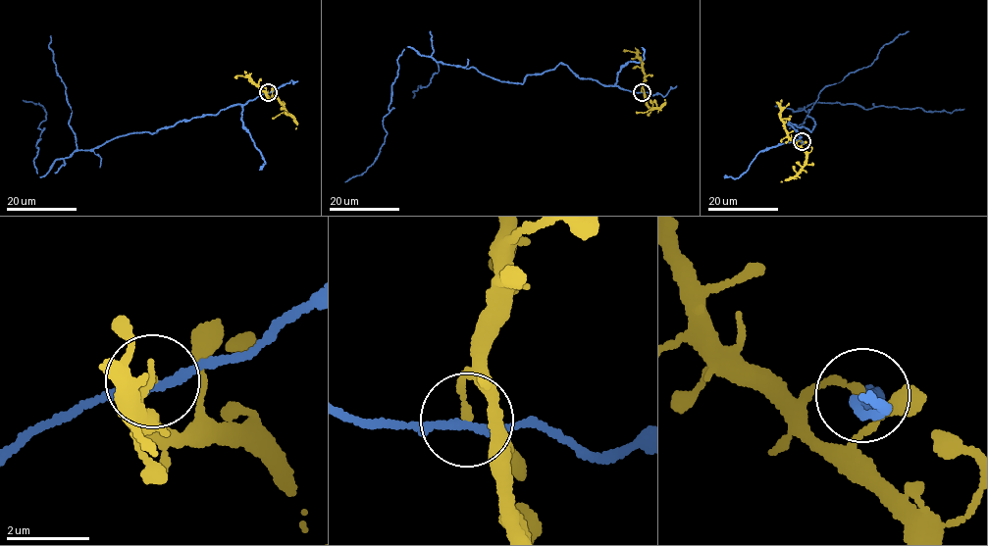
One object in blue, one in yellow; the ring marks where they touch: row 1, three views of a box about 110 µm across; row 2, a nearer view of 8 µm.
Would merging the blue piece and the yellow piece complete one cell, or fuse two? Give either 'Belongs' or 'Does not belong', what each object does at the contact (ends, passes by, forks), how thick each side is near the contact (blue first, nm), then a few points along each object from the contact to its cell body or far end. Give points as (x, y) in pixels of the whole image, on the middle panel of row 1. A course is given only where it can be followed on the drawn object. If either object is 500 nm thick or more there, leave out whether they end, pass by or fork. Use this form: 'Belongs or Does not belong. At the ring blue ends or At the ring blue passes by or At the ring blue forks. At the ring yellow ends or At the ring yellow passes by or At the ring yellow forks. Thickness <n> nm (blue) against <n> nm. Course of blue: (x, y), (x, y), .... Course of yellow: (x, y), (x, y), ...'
Belongs. At the ring blue passes by. At the ring yellow ends. Thickness 220 nm (blue) against 160 nm. Course of blue: (641, 92), (579, 77), (561, 64), (522, 83), (498, 80), (407, 46), (383, 121), (385, 142), (345, 181). Course of yellow: (641, 92), (644, 89), (643, 96), (651, 108), (660, 107), (664, 100)

